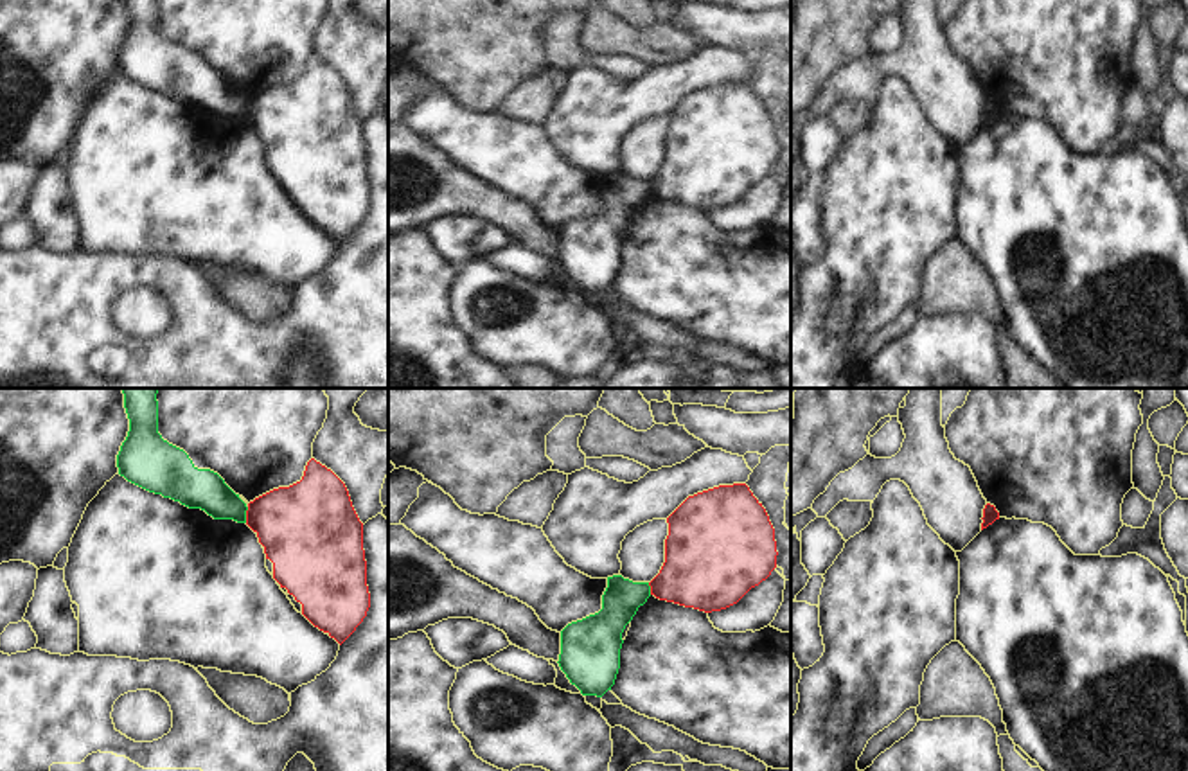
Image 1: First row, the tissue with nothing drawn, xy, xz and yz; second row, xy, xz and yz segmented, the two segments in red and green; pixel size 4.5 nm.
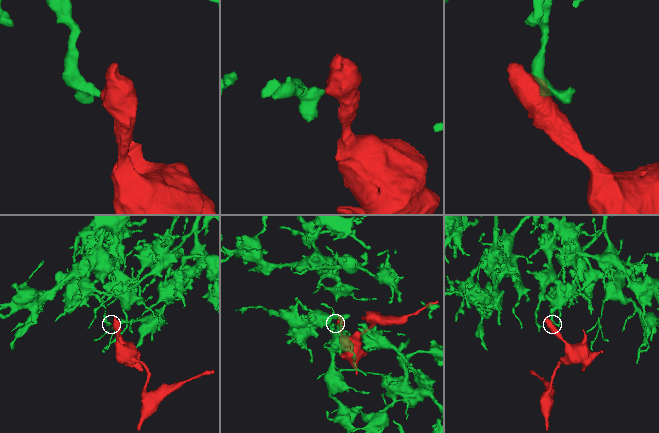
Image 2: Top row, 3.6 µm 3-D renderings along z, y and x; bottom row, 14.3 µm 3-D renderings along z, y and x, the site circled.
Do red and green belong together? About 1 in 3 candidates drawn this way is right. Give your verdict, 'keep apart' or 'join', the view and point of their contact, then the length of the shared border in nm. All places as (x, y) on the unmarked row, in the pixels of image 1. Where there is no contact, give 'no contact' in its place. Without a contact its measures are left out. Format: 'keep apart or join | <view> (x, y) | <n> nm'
keep apart | xy (247, 112) | 70 nm

